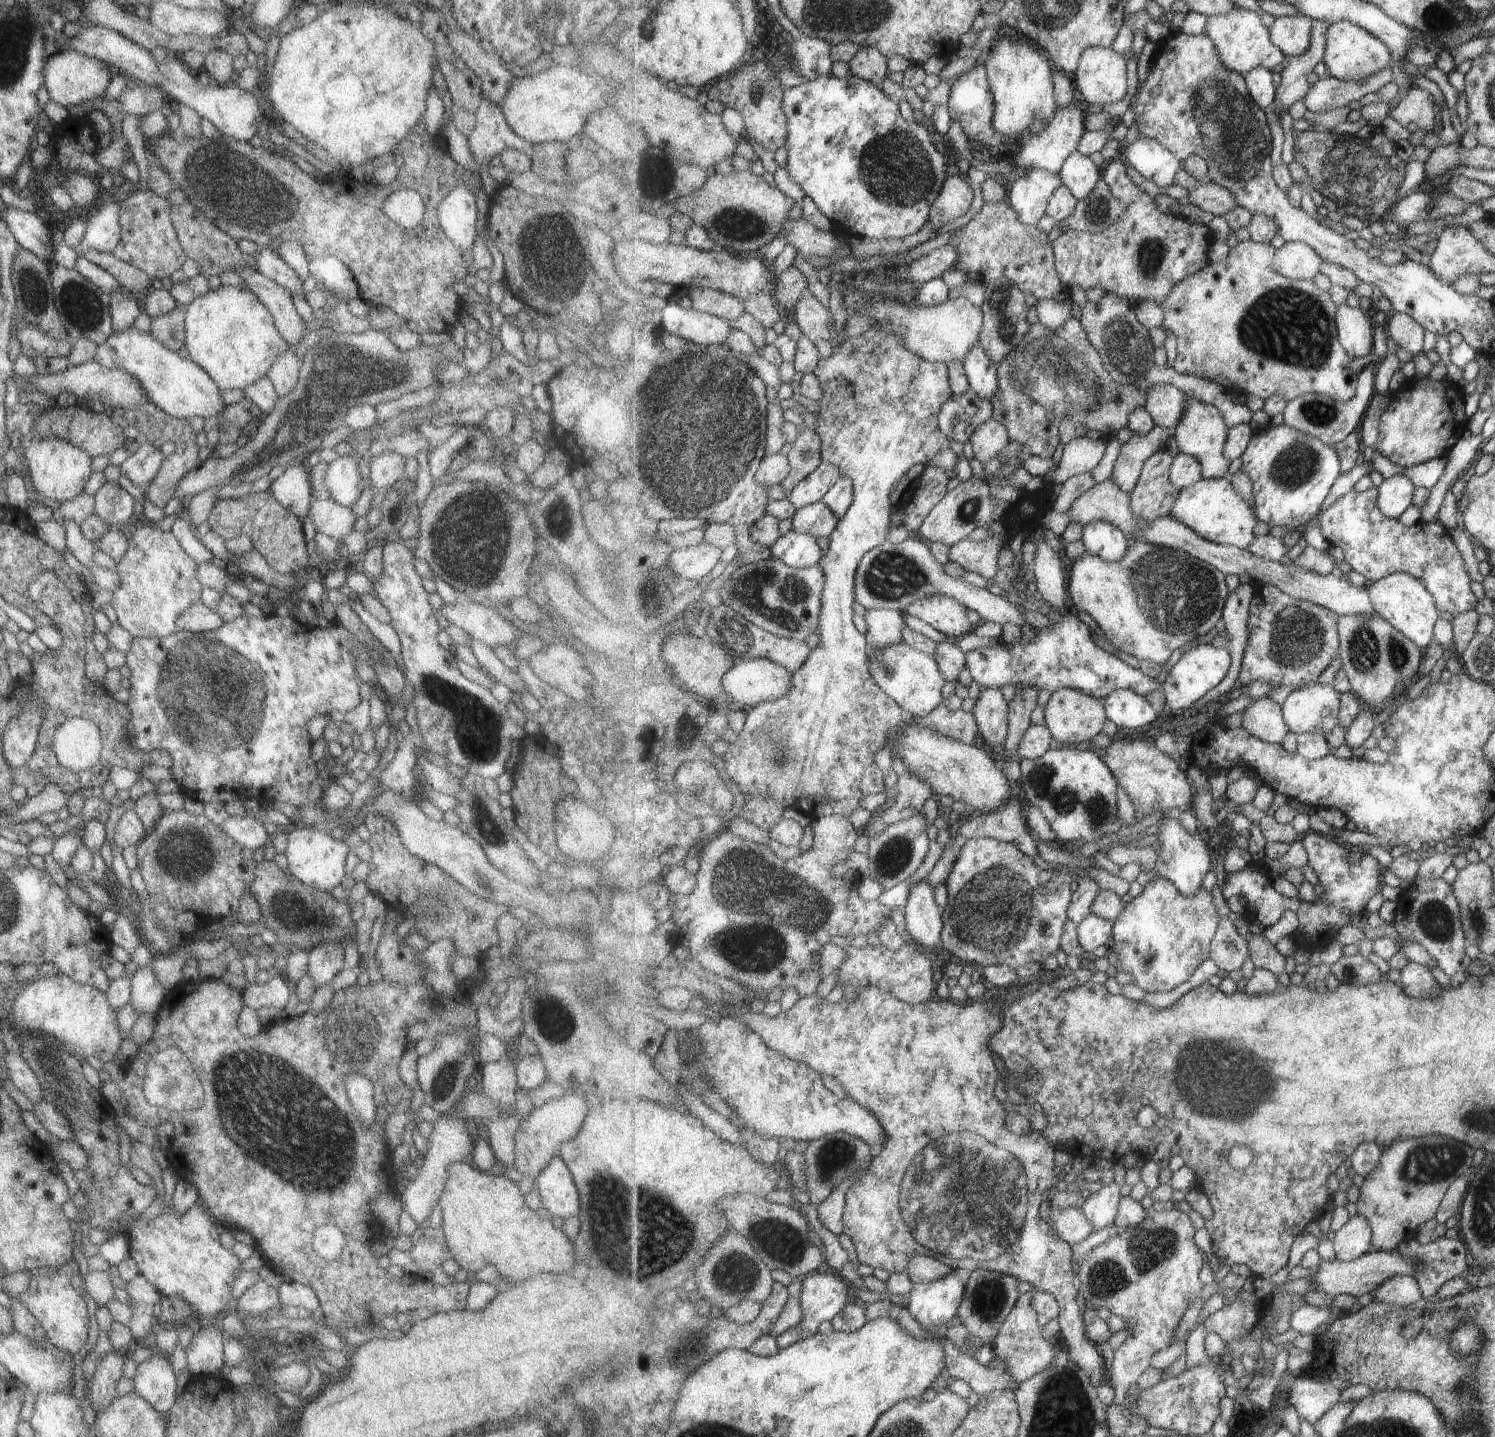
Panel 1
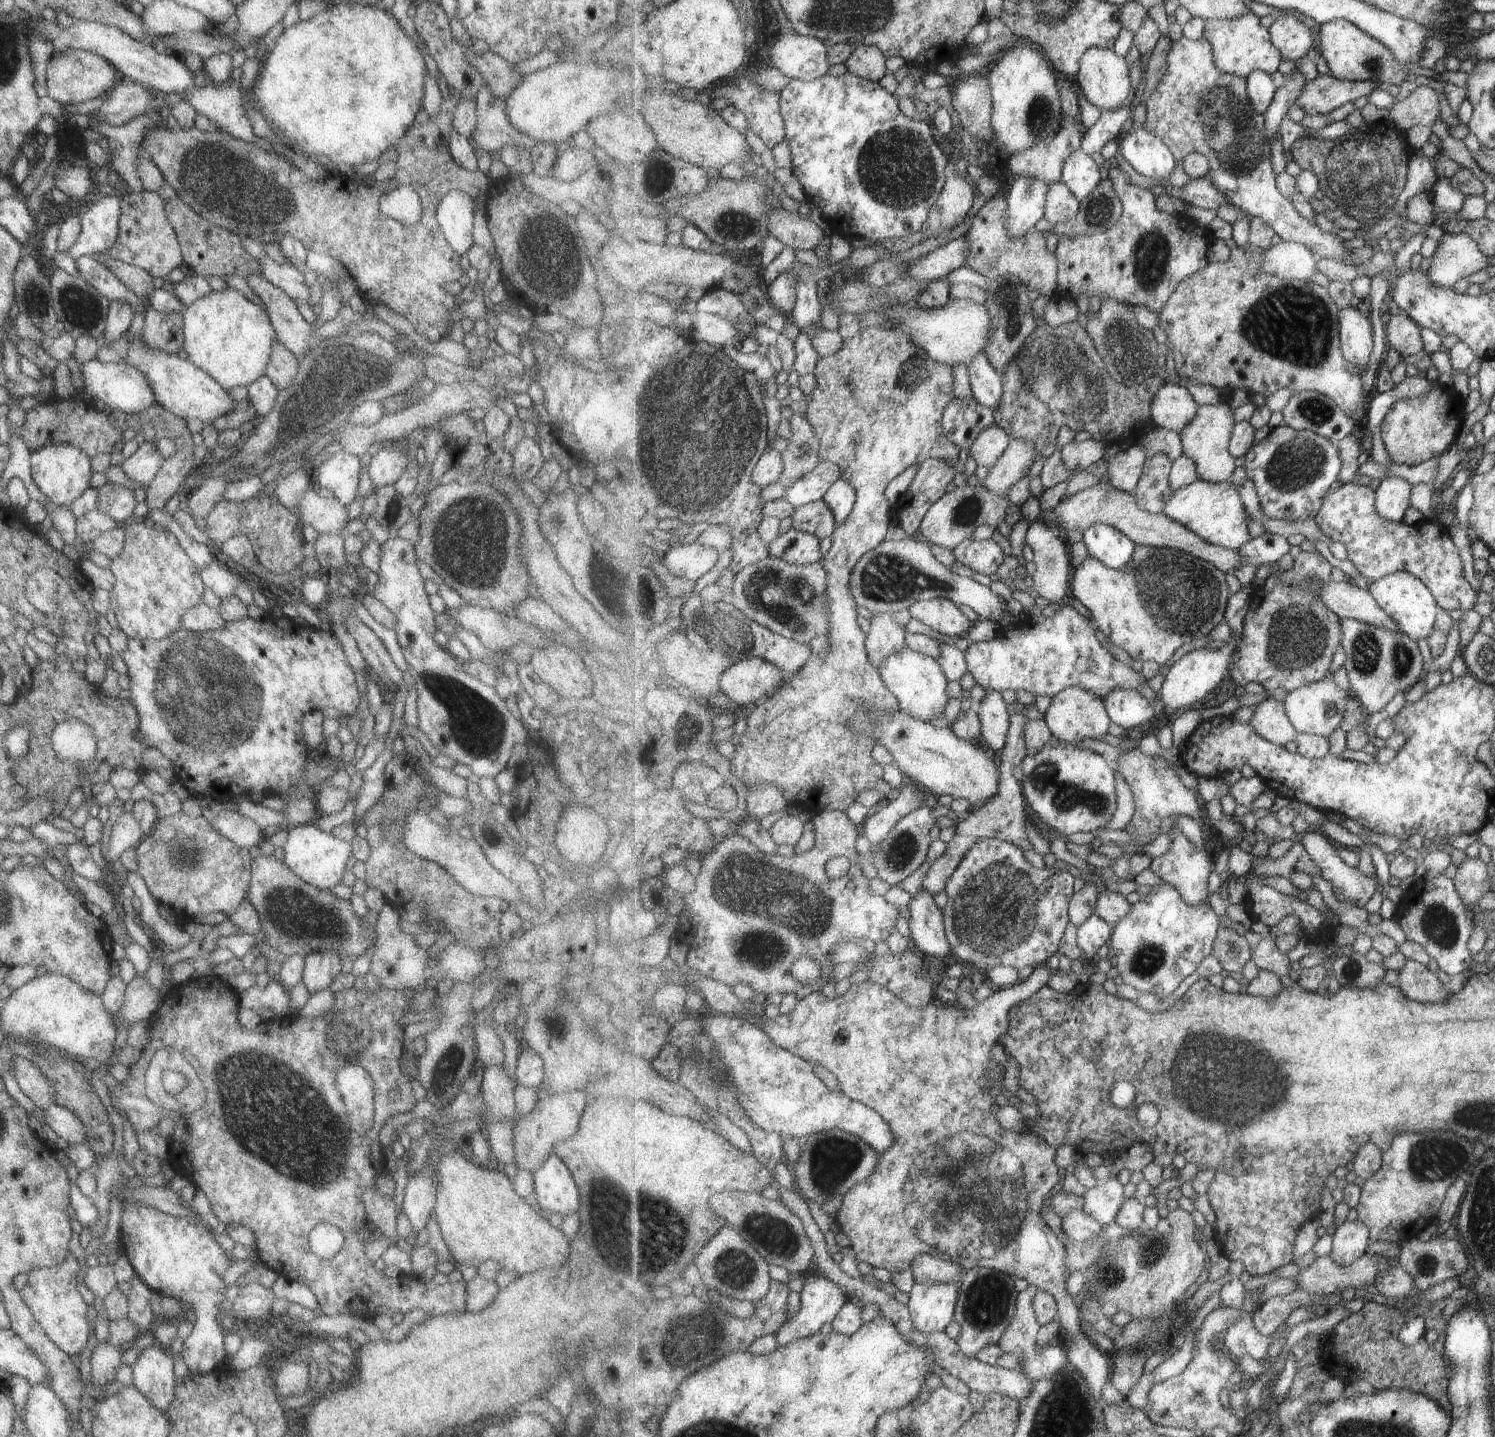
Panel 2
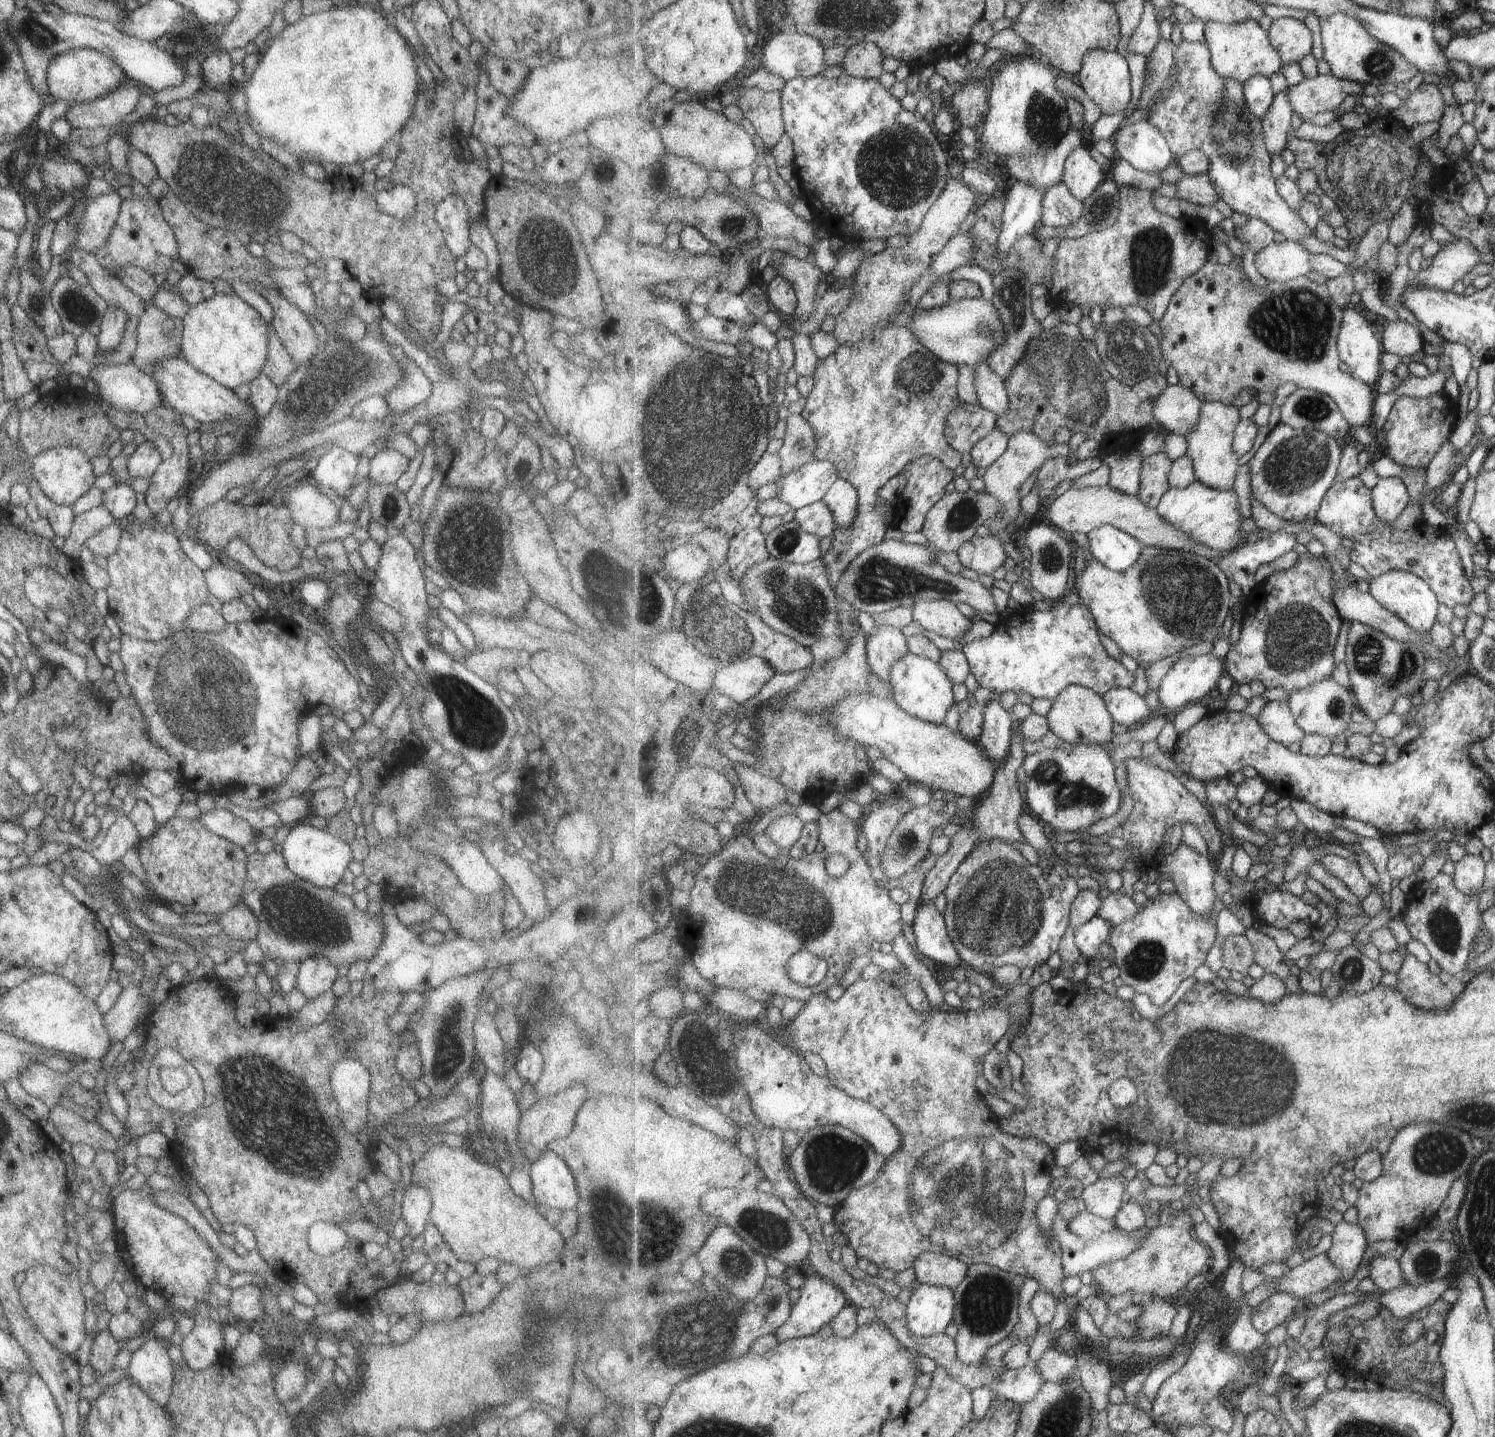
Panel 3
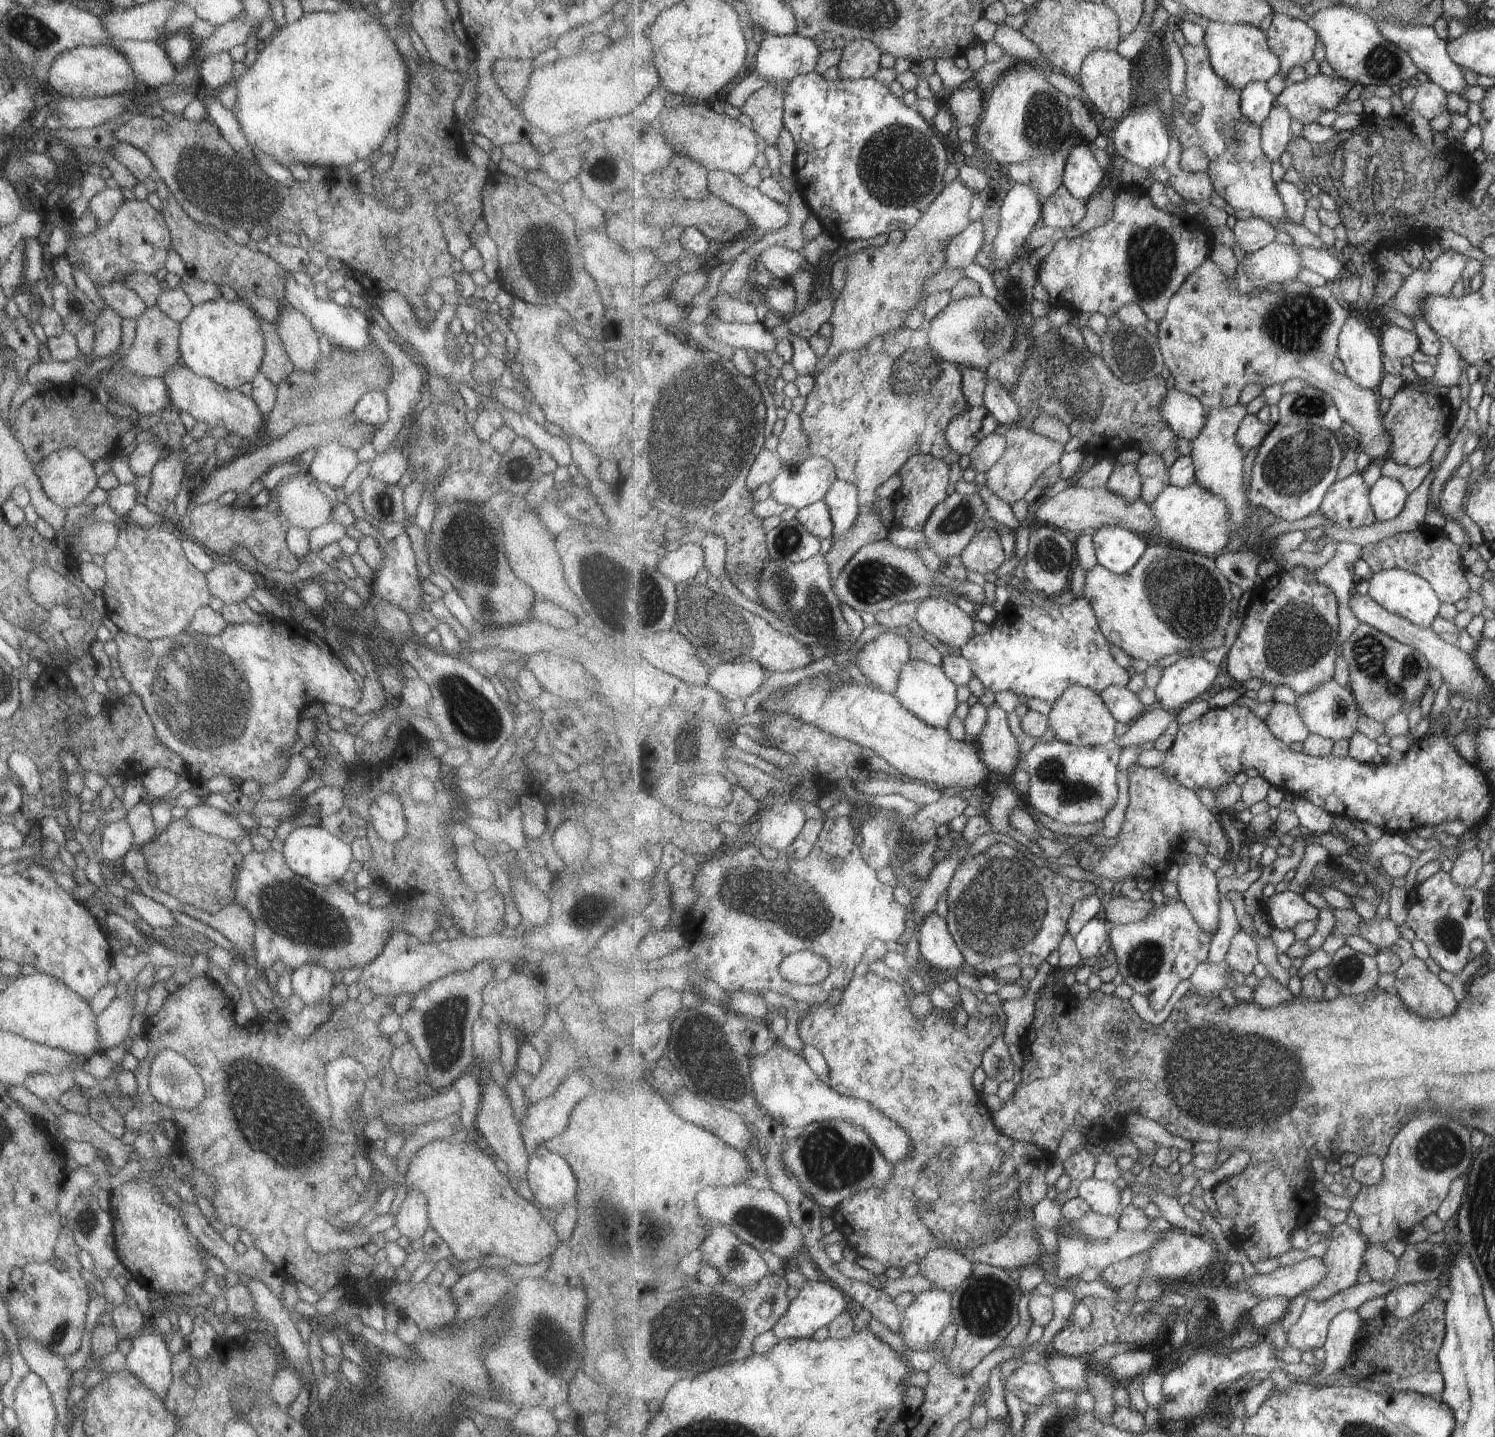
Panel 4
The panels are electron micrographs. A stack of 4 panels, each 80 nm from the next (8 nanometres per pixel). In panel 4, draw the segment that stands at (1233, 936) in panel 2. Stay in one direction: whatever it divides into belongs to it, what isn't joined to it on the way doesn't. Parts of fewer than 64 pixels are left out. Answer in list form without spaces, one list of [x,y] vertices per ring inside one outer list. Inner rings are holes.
[[[1239,931],[1231,941],[1226,961],[1231,970],[1249,976],[1260,962],[1257,941],[1247,932]]]

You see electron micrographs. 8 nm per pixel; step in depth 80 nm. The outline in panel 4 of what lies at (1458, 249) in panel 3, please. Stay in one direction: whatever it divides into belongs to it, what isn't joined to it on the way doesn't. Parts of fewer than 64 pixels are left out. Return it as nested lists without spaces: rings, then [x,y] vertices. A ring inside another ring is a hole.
[[[1452,249],[1441,252],[1428,271],[1416,269],[1406,278],[1395,296],[1395,302],[1391,304],[1392,308],[1411,318],[1424,318],[1422,302],[1429,295],[1450,297],[1453,286],[1457,284],[1467,262],[1471,260],[1473,259]]]

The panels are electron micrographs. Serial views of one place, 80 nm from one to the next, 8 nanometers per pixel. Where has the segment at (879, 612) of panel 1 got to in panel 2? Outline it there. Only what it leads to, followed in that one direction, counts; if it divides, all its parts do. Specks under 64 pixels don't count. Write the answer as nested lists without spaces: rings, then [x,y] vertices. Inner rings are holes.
[[[892,613],[872,615],[870,621],[866,647],[873,664],[879,668],[885,657],[899,652],[906,646],[908,632],[894,619]]]

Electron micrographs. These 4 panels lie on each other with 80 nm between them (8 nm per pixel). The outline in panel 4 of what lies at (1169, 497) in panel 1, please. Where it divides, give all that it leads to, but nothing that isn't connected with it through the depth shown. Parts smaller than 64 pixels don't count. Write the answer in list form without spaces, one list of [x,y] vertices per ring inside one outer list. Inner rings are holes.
[[[1158,452],[1143,454],[1137,463],[1142,476],[1142,499],[1147,504],[1153,504],[1169,484],[1170,468],[1166,458]]]

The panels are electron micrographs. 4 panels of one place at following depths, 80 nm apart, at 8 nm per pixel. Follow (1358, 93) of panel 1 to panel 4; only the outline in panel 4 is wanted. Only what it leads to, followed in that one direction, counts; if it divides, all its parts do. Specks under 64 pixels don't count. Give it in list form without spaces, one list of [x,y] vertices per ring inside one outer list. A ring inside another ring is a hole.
[[[1319,72],[1302,83],[1286,84],[1276,104],[1286,106],[1293,118],[1304,125],[1317,123],[1323,112],[1336,110],[1353,88],[1351,81]]]

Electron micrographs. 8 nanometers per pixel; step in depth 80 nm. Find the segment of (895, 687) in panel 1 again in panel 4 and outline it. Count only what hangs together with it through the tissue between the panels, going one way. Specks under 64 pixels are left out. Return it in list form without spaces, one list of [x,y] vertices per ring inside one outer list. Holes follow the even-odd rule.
[[[911,659],[902,666],[898,681],[898,689],[894,695],[909,712],[915,713],[915,716],[934,727],[947,728],[953,712],[959,706],[959,700],[957,700],[957,685],[941,666]]]

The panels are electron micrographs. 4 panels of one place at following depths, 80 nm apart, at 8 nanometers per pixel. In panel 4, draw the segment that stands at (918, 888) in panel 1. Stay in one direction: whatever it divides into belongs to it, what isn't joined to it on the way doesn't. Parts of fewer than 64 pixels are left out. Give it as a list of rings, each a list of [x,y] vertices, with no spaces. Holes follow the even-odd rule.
[[[936,911],[924,918],[914,935],[918,940],[921,958],[931,966],[956,973],[967,968],[965,957],[951,934],[947,919]]]

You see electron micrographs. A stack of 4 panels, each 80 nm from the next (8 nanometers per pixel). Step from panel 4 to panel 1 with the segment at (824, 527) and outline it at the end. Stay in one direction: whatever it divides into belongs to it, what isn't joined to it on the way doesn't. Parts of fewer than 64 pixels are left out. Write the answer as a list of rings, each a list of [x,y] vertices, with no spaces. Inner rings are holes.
[[[821,500],[798,509],[792,518],[791,530],[809,533],[815,538],[830,537],[839,521],[840,518],[834,509]]]

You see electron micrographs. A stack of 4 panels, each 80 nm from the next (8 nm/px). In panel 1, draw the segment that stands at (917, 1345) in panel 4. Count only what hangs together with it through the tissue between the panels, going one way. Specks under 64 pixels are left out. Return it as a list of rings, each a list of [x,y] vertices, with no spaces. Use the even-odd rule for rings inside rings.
[[[951,1274],[930,1283],[917,1283],[908,1296],[907,1308],[922,1326],[939,1326],[958,1316],[966,1295],[966,1283]]]

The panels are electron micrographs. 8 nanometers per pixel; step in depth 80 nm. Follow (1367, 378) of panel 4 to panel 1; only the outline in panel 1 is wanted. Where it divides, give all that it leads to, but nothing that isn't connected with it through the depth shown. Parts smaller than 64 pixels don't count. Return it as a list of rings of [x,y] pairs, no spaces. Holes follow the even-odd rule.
[[[1337,307],[1338,337],[1351,358],[1367,356],[1373,350],[1373,324],[1359,307]]]

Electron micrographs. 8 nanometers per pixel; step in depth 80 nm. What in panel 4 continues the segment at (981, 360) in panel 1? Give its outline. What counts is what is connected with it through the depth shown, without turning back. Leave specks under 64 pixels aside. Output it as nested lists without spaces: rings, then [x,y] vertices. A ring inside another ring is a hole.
[[[984,370],[986,385],[984,388],[984,405],[995,415],[1001,425],[1015,426],[1021,418],[1022,410],[1017,401],[997,379]]]

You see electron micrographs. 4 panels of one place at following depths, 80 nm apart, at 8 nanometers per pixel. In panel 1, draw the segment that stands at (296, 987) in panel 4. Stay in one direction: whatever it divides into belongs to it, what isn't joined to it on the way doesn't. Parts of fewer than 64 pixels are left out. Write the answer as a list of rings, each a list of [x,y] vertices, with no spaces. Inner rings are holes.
[[[335,941],[316,944],[308,951],[306,974],[315,987],[330,983],[331,978],[342,970],[344,946]]]

